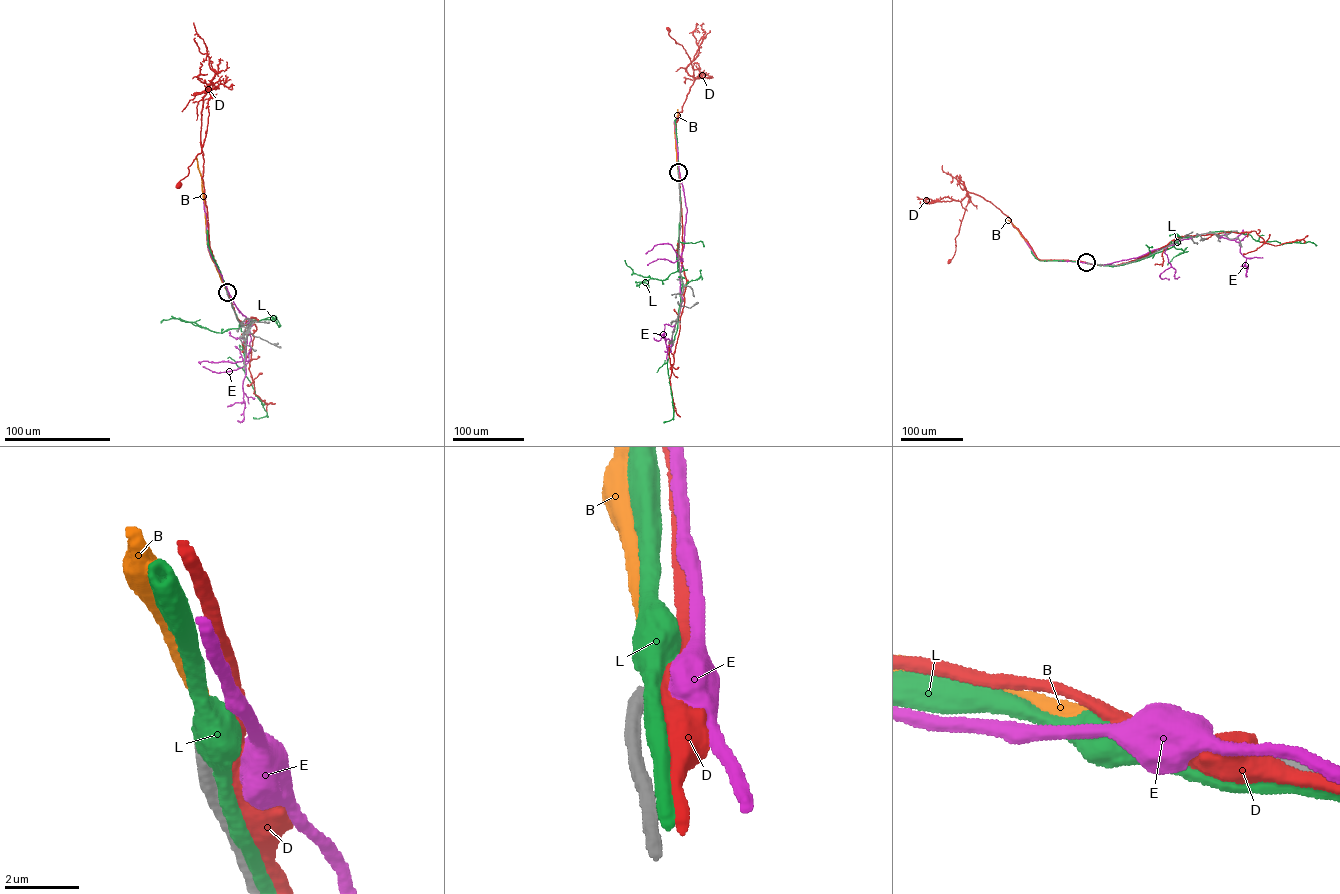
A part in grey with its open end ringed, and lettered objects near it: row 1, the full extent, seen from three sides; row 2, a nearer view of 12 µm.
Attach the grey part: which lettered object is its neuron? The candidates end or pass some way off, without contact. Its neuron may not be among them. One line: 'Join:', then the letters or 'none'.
Join: none

